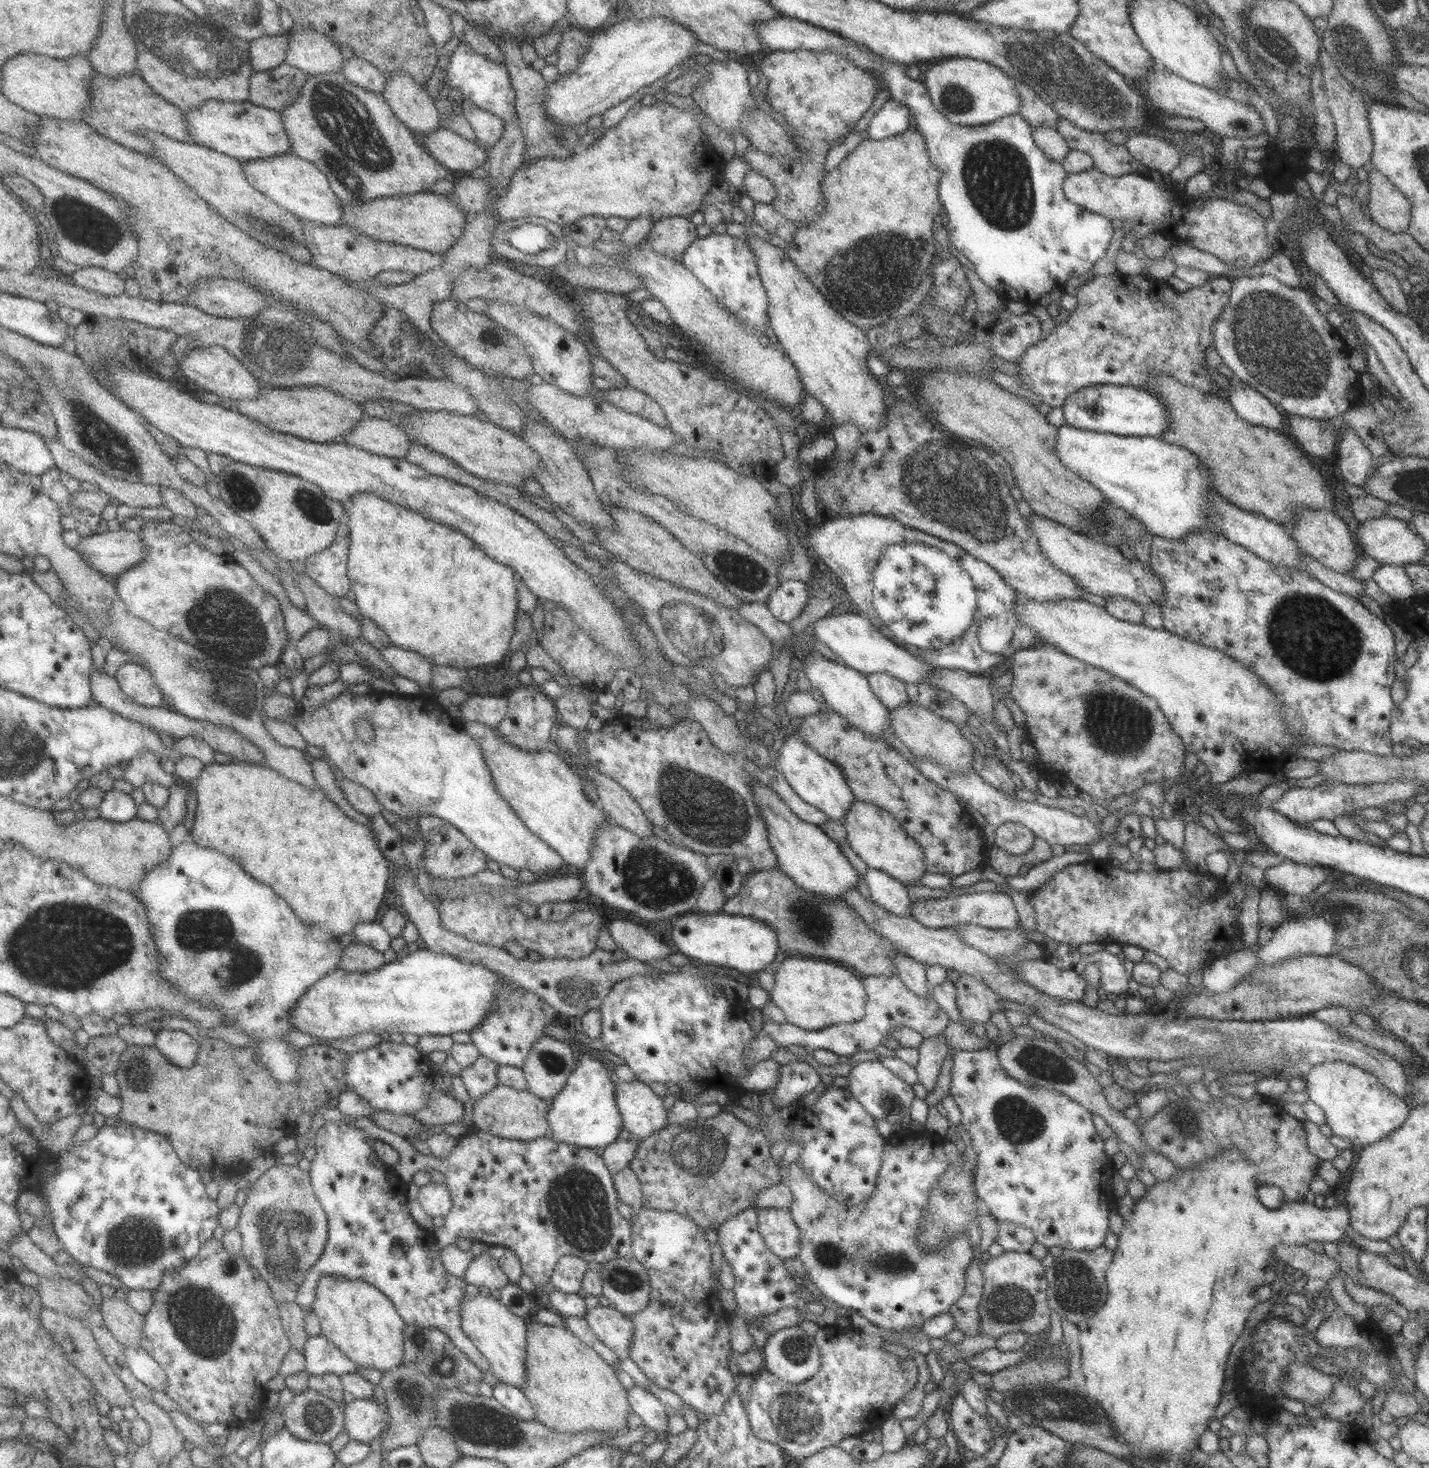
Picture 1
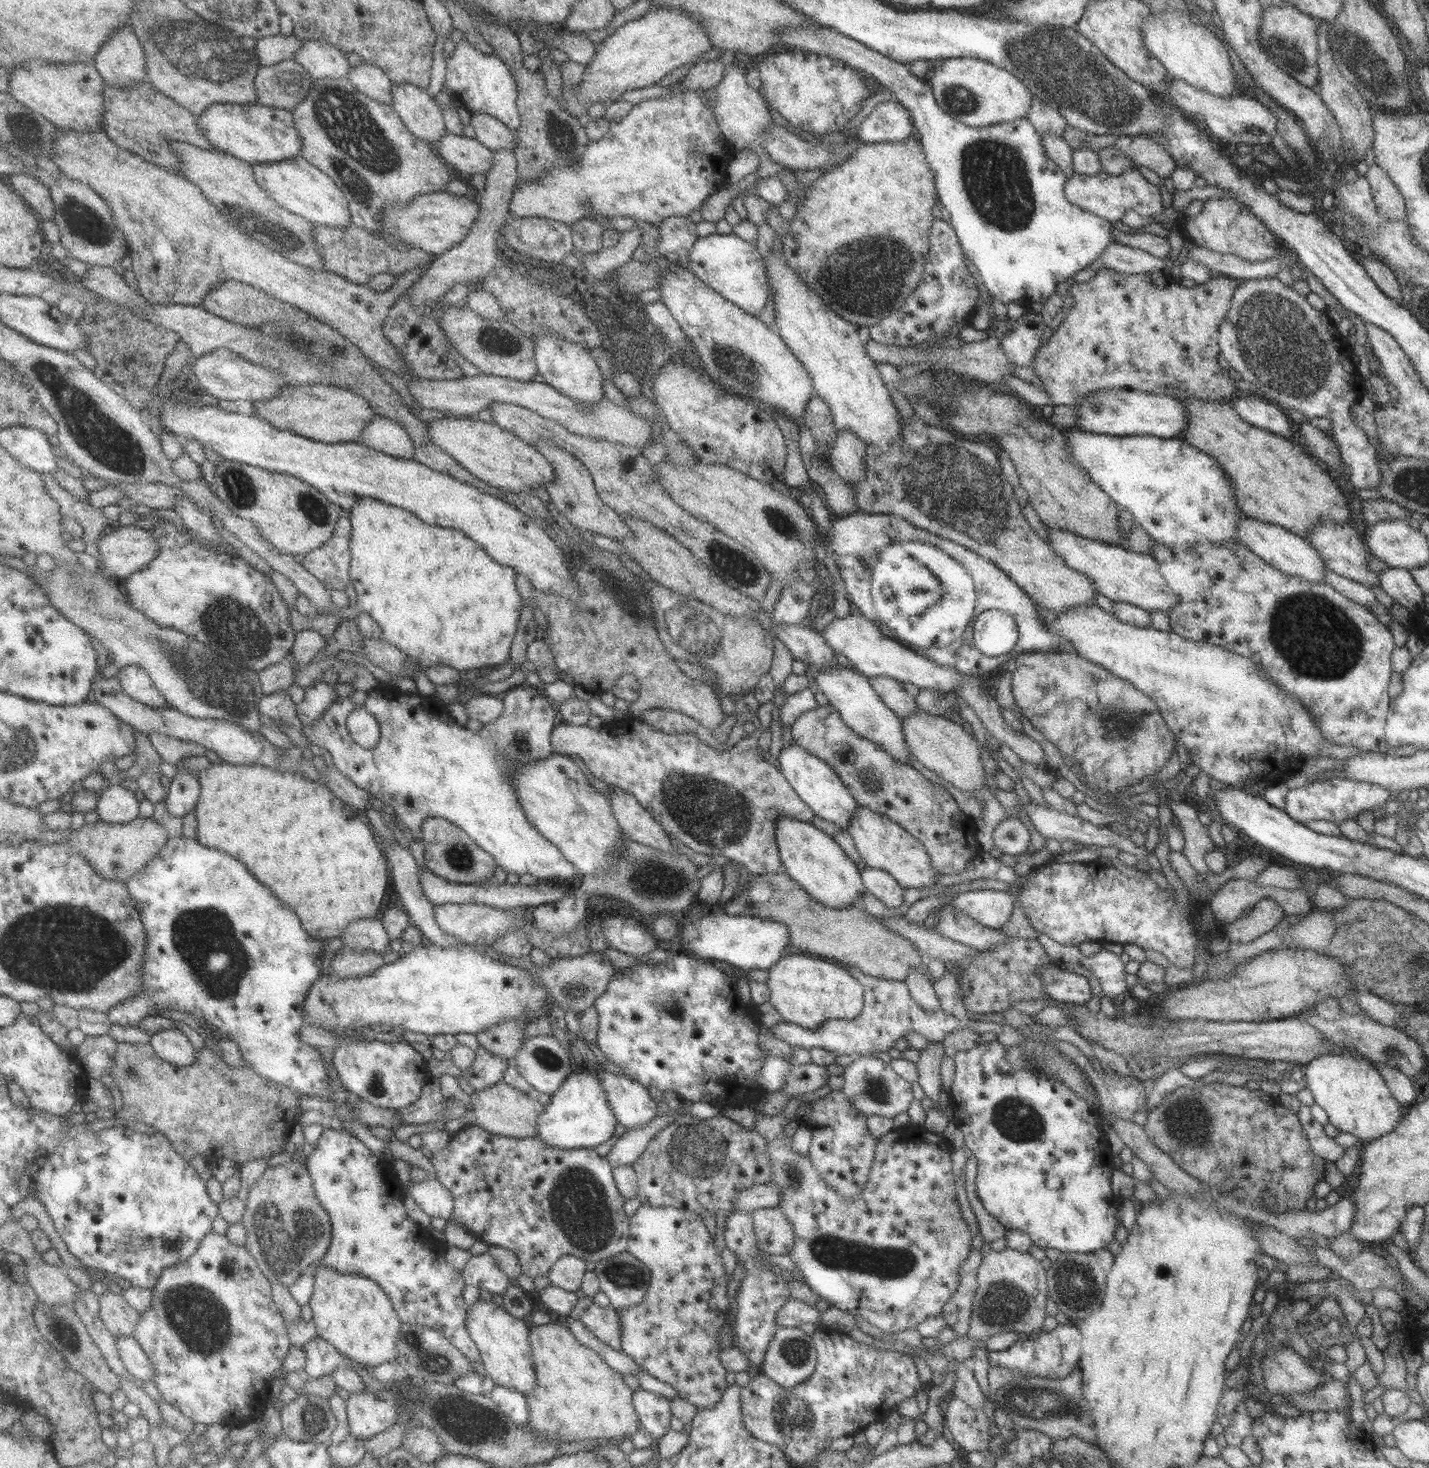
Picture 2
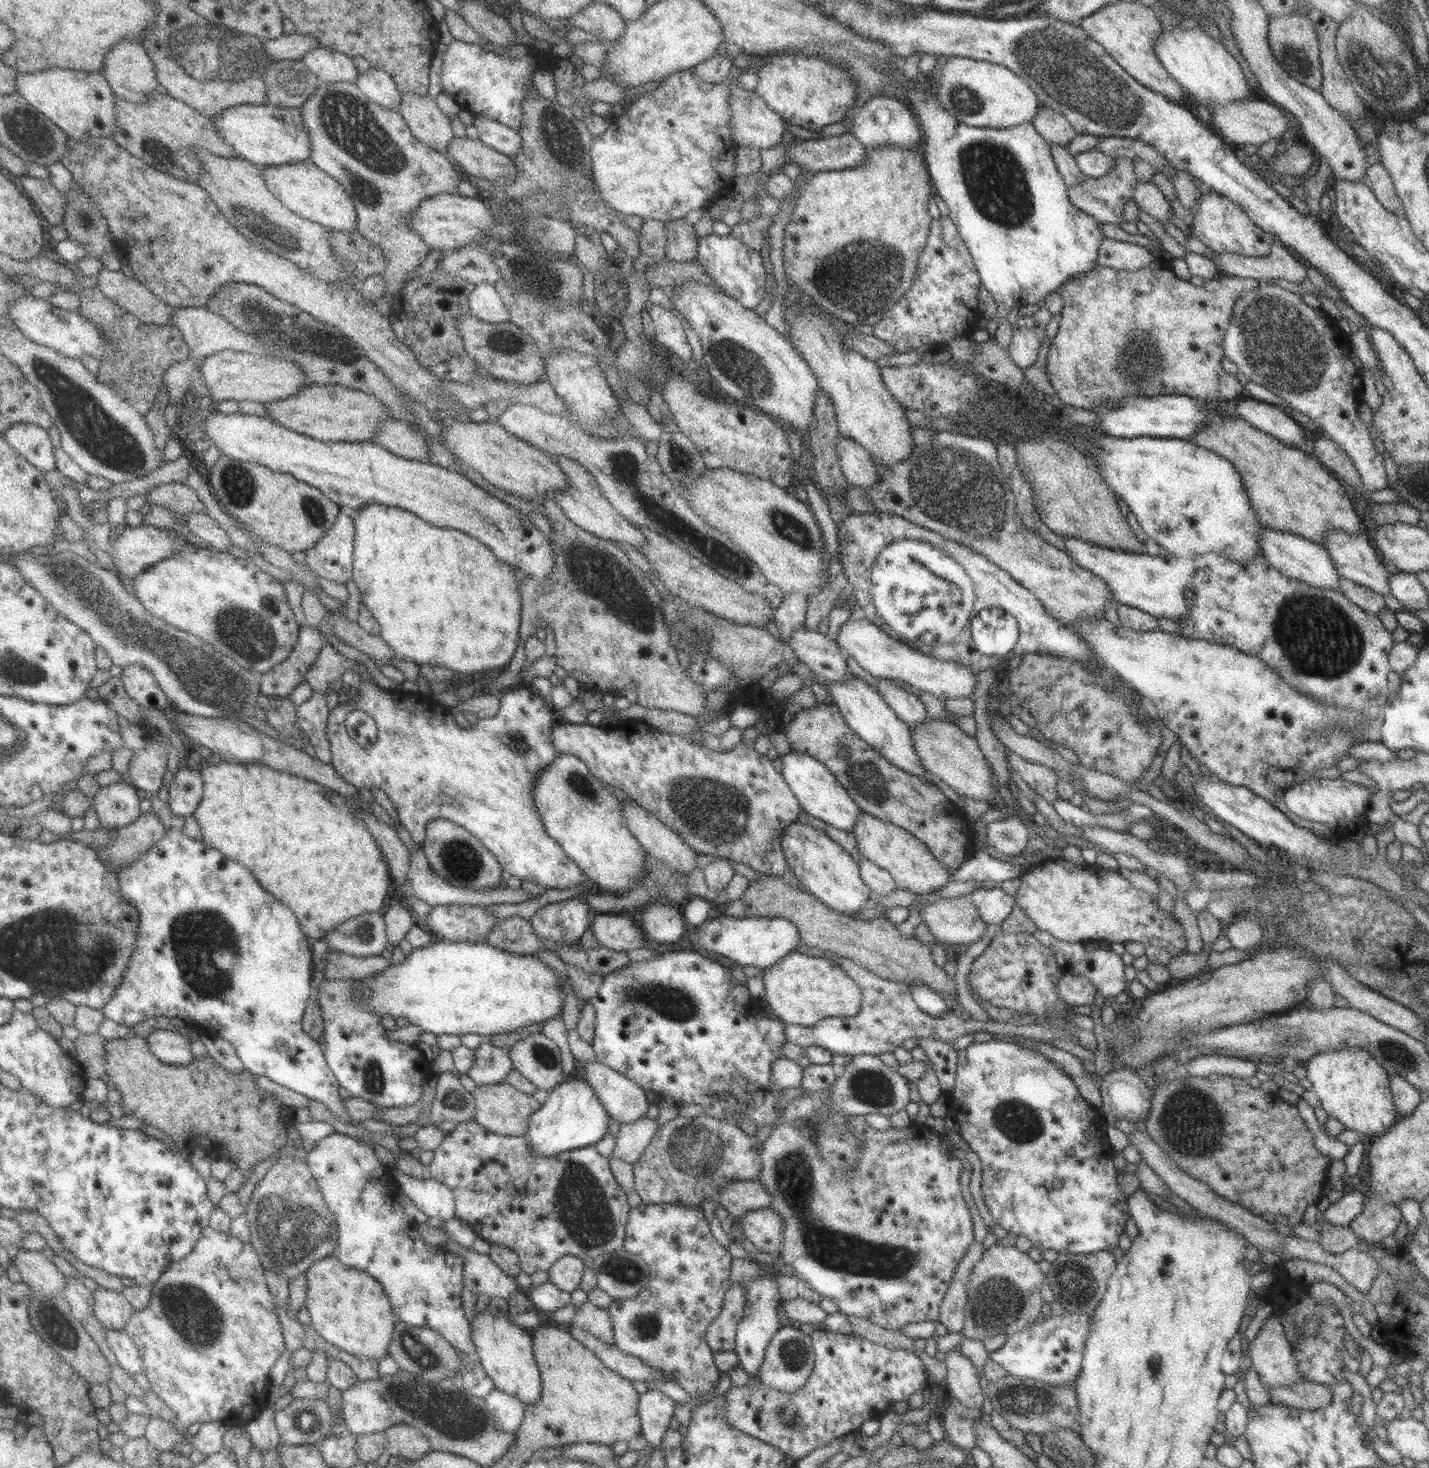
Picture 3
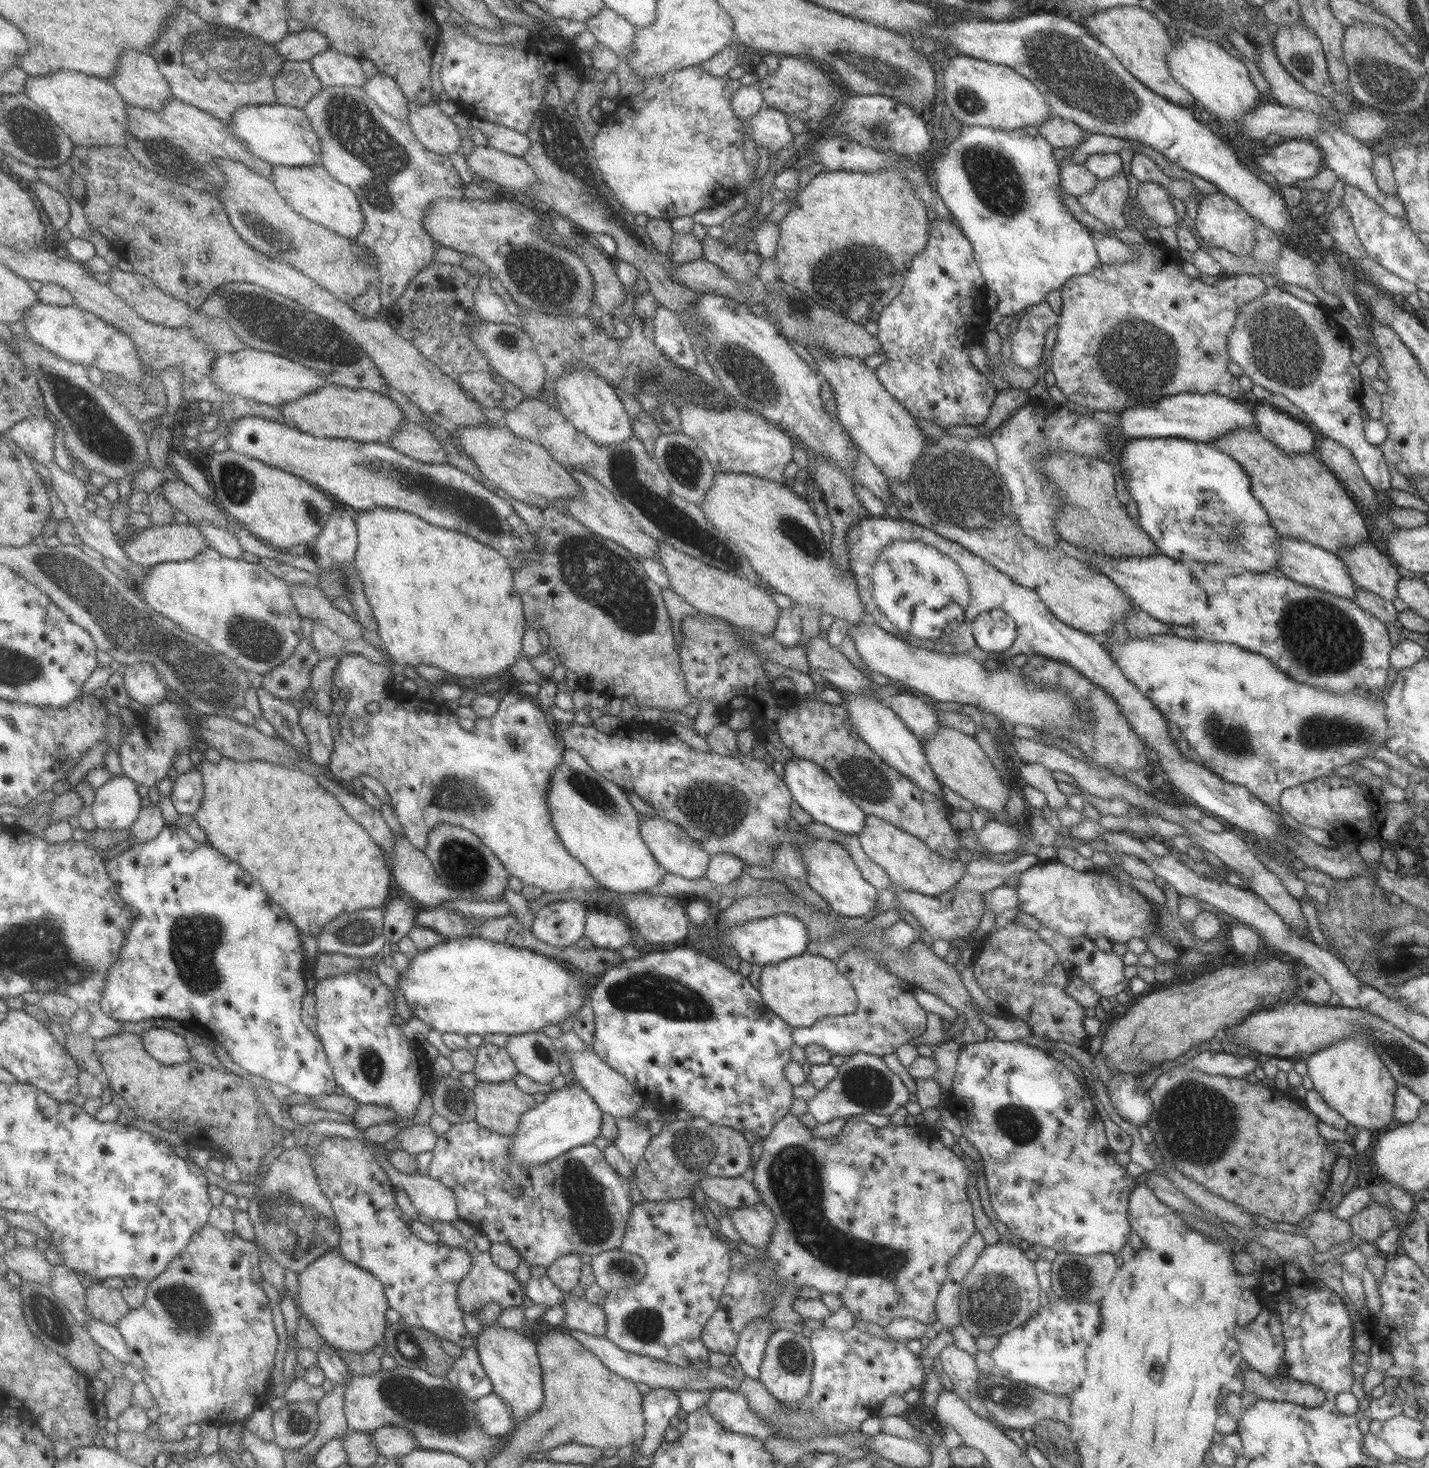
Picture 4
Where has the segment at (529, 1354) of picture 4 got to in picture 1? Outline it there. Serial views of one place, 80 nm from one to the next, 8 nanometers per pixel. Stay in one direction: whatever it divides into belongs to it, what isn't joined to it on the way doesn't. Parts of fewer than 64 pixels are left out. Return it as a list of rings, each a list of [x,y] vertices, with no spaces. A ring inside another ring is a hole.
[[[483,1291],[480,1295],[466,1295],[464,1328],[478,1348],[492,1361],[494,1375],[499,1382],[522,1387],[526,1384],[528,1367],[528,1320],[512,1312],[502,1299]]]

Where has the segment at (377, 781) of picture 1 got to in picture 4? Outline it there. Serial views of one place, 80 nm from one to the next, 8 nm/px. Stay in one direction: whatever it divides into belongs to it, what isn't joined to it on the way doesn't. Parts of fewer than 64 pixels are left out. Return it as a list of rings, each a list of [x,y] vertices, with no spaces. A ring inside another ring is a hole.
[[[351,652],[342,656],[340,666],[334,674],[334,685],[337,694],[347,694],[349,700],[346,710],[340,717],[340,732],[334,731],[336,750],[330,769],[333,777],[344,784],[351,784],[361,776],[371,776],[385,785],[394,801],[396,812],[405,826],[407,838],[420,850],[426,851],[430,842],[432,830],[436,826],[450,823],[463,826],[472,830],[478,837],[484,840],[490,849],[505,863],[513,876],[520,877],[526,885],[537,886],[544,889],[545,893],[564,893],[572,890],[584,890],[589,892],[594,901],[598,901],[597,910],[622,914],[628,920],[634,921],[636,932],[650,944],[668,944],[668,942],[680,942],[688,934],[688,915],[684,905],[684,898],[675,896],[641,895],[632,899],[619,898],[616,892],[600,886],[589,870],[574,855],[566,851],[558,832],[554,830],[552,818],[550,818],[546,793],[550,782],[554,778],[554,772],[562,766],[562,750],[558,748],[558,738],[552,734],[546,714],[542,712],[536,697],[530,697],[523,691],[510,689],[502,694],[501,708],[493,718],[482,718],[476,722],[476,730],[466,730],[460,722],[459,716],[454,712],[451,704],[439,702],[435,691],[426,692],[426,698],[409,698],[405,692],[392,686],[392,668],[398,672],[397,665],[392,666],[387,660],[380,665],[368,660],[366,656]],[[377,703],[380,707],[378,713],[368,713],[370,704]],[[356,718],[364,718],[370,722],[370,733],[360,737],[354,733],[352,724]],[[448,780],[468,780],[474,782],[480,796],[486,798],[484,810],[476,812],[474,808],[444,808],[438,806],[438,792],[444,790],[444,784]]]

